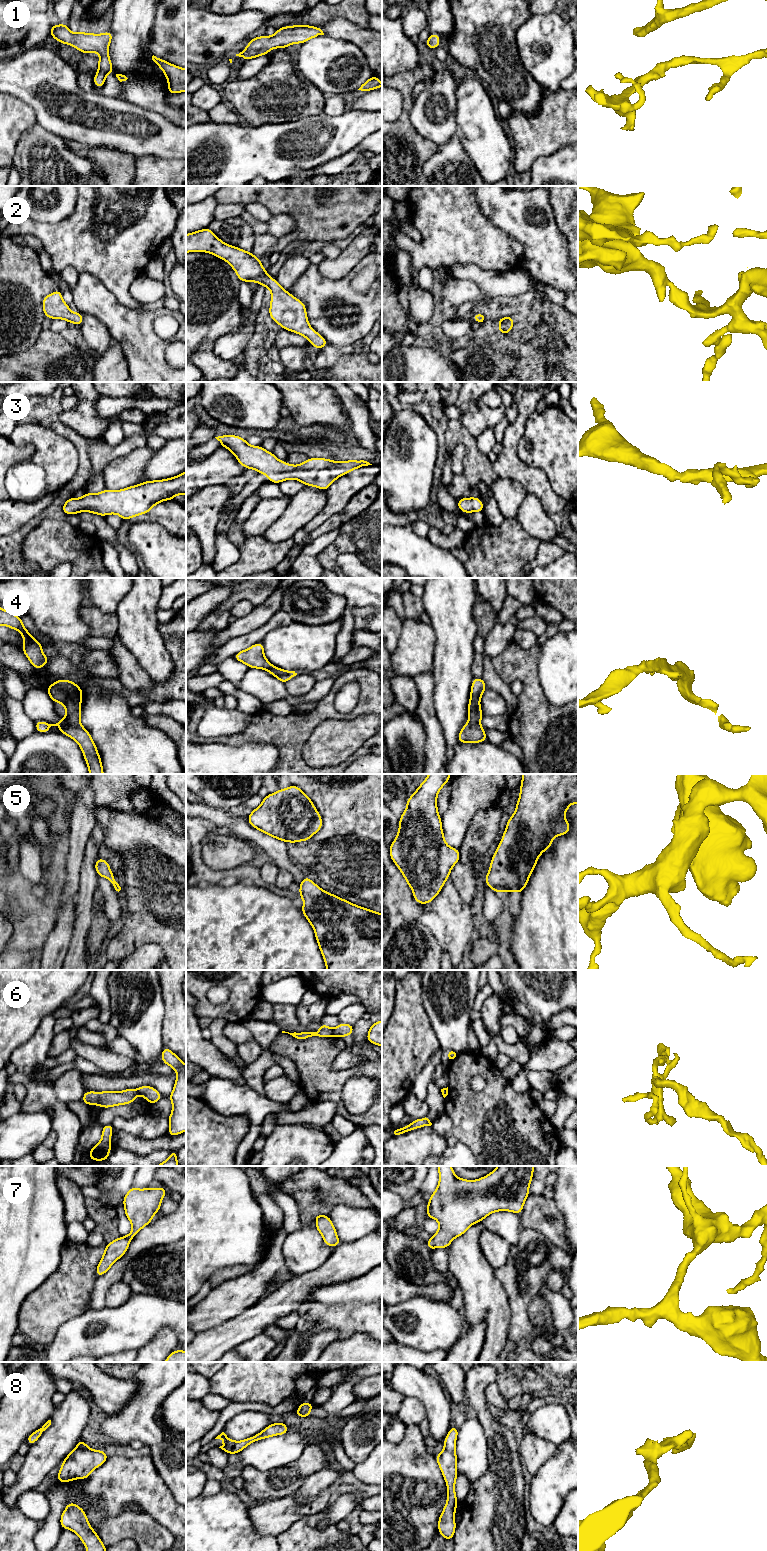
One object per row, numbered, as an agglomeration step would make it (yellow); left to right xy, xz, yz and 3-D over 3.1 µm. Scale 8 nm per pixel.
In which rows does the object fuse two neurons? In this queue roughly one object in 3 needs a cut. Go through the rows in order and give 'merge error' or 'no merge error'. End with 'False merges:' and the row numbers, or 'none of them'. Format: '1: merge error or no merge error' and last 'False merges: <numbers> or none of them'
1: no merge error
2: no merge error
3: no merge error
4: no merge error
5: no merge error
6: merge error
7: no merge error
8: no merge error
False merges: 6

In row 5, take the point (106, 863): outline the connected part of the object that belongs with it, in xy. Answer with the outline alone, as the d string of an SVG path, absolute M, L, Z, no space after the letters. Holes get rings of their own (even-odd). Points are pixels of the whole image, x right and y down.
M99 857L97 858L95 862L95 870L99 877L105 877L111 882L118 895L123 892L123 887L116 882L115 877L111 872L109 863L105 859L101 859Z

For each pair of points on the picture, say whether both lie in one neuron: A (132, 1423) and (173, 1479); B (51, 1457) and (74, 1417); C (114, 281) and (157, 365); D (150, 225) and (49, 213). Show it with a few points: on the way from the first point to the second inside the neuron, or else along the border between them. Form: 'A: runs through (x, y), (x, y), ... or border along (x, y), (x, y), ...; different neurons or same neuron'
A: border along (165, 1436), (160, 1442), (150, 1447); different neurons
B: runs through (52, 1447), (62, 1436), (66, 1427); same neuron
C: border along (109, 291), (120, 303), (131, 308), (142, 309); different neurons
D: border along (77, 196), (74, 210), (68, 216), (47, 223); different neurons

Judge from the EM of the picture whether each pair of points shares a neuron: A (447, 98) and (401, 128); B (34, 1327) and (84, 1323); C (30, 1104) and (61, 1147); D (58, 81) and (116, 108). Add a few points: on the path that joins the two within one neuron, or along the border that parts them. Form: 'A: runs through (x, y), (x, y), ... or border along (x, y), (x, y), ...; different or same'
A: border along (413, 99), (409, 121), (427, 139); different
B: border along (82, 1314), (76, 1315), (64, 1322), (48, 1345); different
C: runs through (46, 1104), (50, 1104), (62, 1116), (62, 1131); same
D: runs through (72, 91), (102, 105); same

